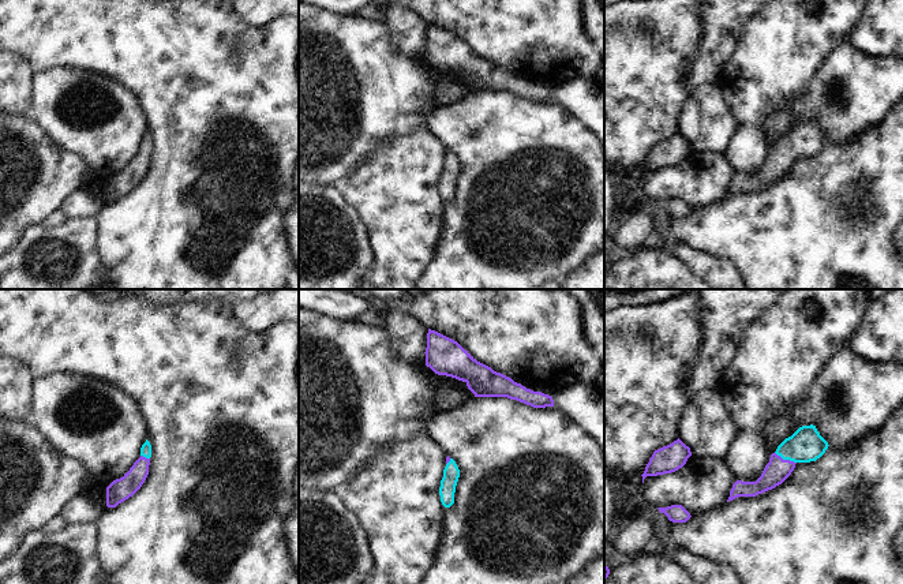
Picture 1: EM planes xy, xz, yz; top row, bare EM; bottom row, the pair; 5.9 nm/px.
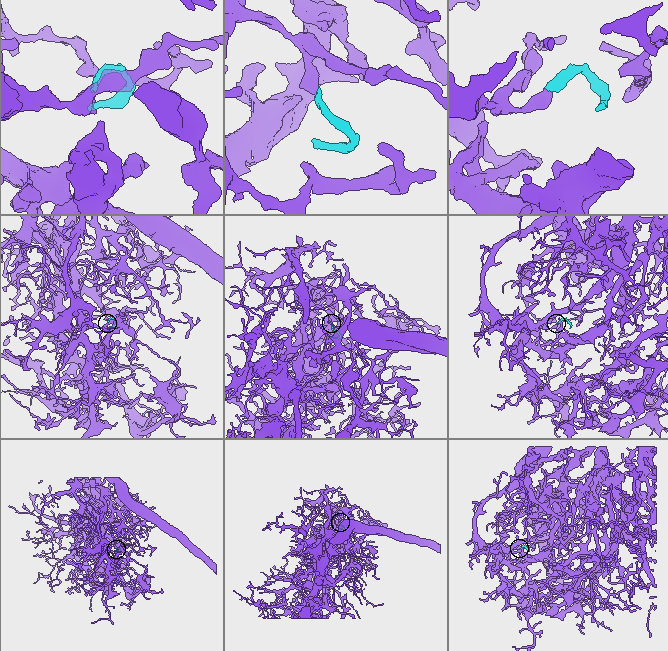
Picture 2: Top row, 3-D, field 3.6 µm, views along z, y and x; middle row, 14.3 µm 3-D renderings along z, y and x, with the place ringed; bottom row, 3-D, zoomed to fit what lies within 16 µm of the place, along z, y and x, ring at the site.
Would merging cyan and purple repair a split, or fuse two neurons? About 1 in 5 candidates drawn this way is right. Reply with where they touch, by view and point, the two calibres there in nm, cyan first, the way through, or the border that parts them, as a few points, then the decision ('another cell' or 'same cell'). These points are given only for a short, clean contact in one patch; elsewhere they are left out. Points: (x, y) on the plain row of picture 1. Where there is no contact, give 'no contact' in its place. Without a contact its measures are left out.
yz (786, 153) | 200/150 nm | across yz (805, 139), (797, 142), (786, 153), (776, 165) | same cell

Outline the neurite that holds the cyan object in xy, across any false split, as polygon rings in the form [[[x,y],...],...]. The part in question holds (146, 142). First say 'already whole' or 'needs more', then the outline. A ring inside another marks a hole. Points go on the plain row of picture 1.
needs more; [[[146,136],[140,142],[140,151],[134,157],[123,172],[113,175],[106,181],[106,201],[116,202],[119,198],[124,196],[132,191],[145,177],[149,169],[149,160],[151,151],[151,139]]]

